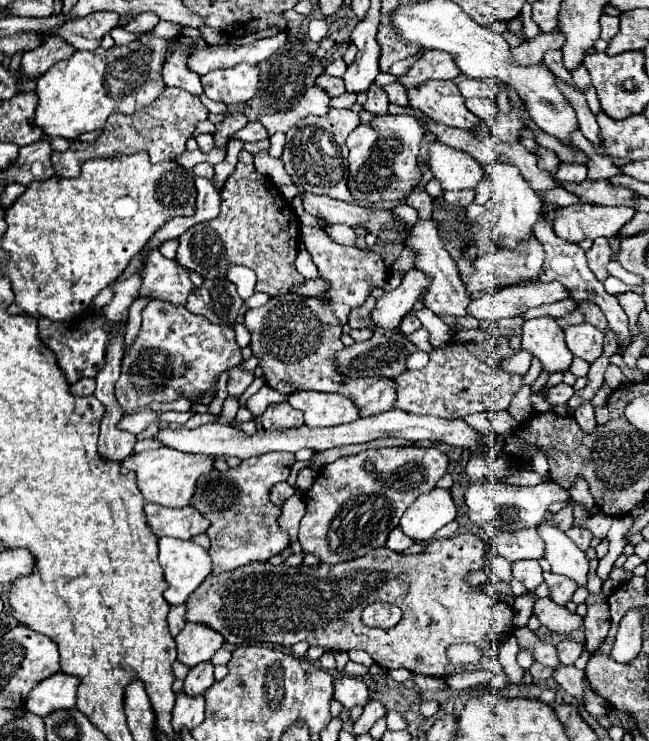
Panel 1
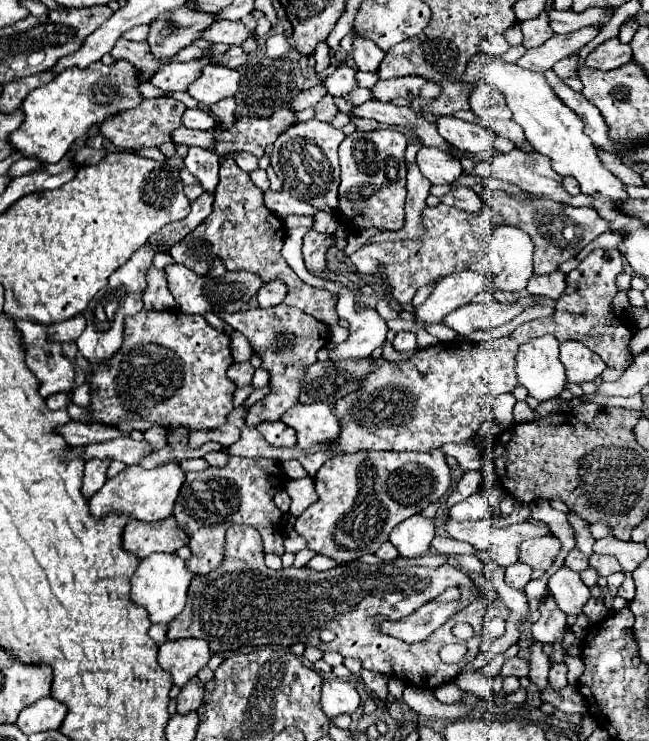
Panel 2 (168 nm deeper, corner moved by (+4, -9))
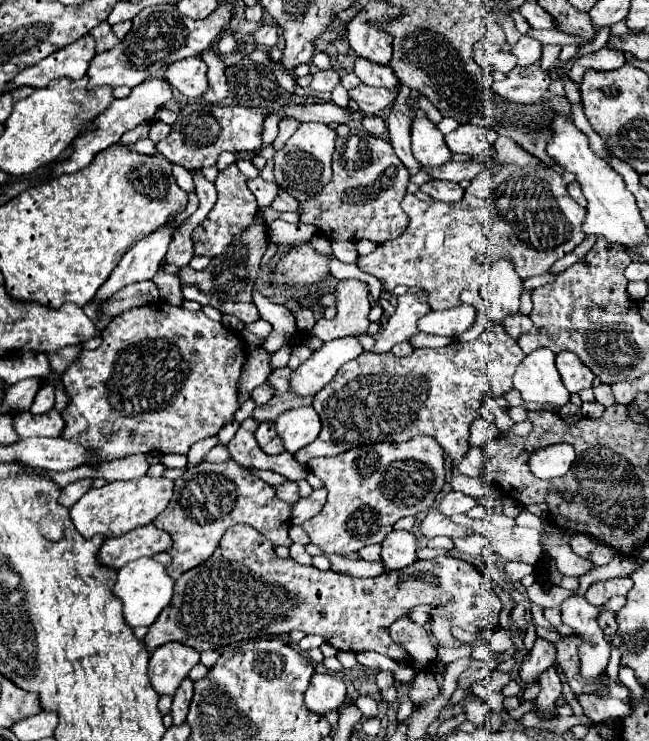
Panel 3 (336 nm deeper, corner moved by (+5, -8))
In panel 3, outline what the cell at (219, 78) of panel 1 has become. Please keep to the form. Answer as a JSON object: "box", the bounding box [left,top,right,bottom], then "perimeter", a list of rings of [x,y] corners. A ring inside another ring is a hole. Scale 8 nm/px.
{"box":[164,57,208,97],"perimeter":[[[188,57],[168,65],[164,79],[186,97],[200,97],[208,89],[206,65],[200,61],[200,57]]]}

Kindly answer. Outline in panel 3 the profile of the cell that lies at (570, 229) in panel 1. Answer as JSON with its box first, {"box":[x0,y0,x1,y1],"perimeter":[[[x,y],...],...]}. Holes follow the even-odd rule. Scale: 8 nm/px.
{"box":[358,137,586,311],"perimeter":[[[510,137],[496,139],[490,165],[496,165],[496,169],[486,169],[484,173],[480,173],[480,177],[476,177],[468,185],[468,189],[464,191],[464,199],[458,203],[440,203],[434,199],[428,203],[416,199],[412,193],[406,193],[402,199],[402,209],[410,217],[408,229],[398,239],[386,241],[378,245],[374,253],[360,257],[358,267],[382,279],[386,291],[392,291],[396,285],[426,289],[434,311],[444,311],[458,305],[460,293],[470,287],[472,273],[482,273],[500,259],[512,261],[520,279],[548,273],[554,261],[562,259],[582,243],[582,221],[586,217],[586,209],[568,195],[566,181],[550,163],[536,159],[534,155],[518,147]]]}

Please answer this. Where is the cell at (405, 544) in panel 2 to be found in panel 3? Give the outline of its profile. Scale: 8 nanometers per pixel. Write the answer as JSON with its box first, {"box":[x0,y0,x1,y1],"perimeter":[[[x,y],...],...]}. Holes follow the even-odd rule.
{"box":[380,531,416,571],"perimeter":[[[392,531],[382,543],[380,561],[384,571],[396,571],[416,561],[416,539],[410,531]]]}

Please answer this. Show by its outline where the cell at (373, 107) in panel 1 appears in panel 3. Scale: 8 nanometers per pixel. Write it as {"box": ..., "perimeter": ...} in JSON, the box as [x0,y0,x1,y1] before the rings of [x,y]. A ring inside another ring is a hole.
{"box":[362,115,386,135],"perimeter":[[[370,115],[370,117],[364,117],[362,119],[362,125],[364,125],[364,129],[370,133],[370,135],[382,135],[384,131],[386,131],[386,123],[384,123],[384,119],[380,117],[380,115]]]}

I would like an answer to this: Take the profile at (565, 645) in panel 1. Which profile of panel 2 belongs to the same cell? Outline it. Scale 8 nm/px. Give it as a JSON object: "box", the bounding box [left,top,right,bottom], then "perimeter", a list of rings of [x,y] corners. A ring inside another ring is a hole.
{"box":[549,662,567,690],"perimeter":[[[563,662],[551,666],[549,682],[551,682],[551,688],[555,688],[555,690],[561,690],[567,684],[567,666]]]}

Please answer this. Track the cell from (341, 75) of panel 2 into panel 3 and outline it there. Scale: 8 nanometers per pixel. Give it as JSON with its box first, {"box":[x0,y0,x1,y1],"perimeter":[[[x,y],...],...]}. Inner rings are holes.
{"box":[310,69,340,95],"perimeter":[[[328,69],[328,71],[316,71],[316,73],[312,73],[310,87],[316,93],[320,93],[320,95],[328,95],[338,83],[340,83],[338,73],[334,69]]]}

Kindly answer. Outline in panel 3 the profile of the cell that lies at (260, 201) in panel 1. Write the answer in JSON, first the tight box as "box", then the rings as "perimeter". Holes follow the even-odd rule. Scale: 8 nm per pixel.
{"box":[192,163,258,257],"perimeter":[[[234,163],[228,165],[222,173],[218,173],[218,179],[214,181],[214,185],[218,189],[218,201],[212,207],[212,211],[208,213],[208,217],[202,221],[202,225],[196,227],[194,233],[192,233],[194,253],[196,255],[206,255],[206,257],[220,255],[226,249],[226,245],[230,245],[234,235],[238,235],[242,229],[252,225],[254,213],[258,209],[252,191],[246,187],[246,177],[238,171],[238,167]]]}

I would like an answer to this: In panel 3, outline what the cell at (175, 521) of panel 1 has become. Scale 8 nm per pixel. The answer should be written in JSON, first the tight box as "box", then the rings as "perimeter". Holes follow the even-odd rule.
{"box":[98,523,172,569],"perimeter":[[[152,523],[132,529],[122,537],[106,539],[104,545],[98,551],[98,561],[104,567],[120,569],[126,563],[140,559],[140,557],[152,557],[156,553],[162,553],[172,545],[172,539],[166,531],[156,529]]]}

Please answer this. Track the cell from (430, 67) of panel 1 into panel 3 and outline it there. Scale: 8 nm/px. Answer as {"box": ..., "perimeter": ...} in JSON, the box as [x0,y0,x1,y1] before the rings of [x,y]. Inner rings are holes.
{"box":[348,85,396,115],"perimeter":[[[358,85],[354,89],[348,91],[348,97],[354,99],[360,107],[362,113],[366,115],[376,115],[382,109],[386,109],[388,105],[394,103],[396,91],[392,89],[384,89],[384,87],[368,87],[368,85]]]}

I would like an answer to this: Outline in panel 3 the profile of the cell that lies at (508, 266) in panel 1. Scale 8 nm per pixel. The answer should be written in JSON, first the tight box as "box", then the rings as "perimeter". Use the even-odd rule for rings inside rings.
{"box":[372,291,430,353],"perimeter":[[[424,291],[420,297],[416,295],[400,295],[396,311],[390,315],[386,327],[378,333],[376,343],[372,347],[374,353],[386,353],[392,349],[392,345],[400,341],[408,341],[412,335],[416,335],[416,323],[420,317],[430,313],[428,305],[428,293]]]}

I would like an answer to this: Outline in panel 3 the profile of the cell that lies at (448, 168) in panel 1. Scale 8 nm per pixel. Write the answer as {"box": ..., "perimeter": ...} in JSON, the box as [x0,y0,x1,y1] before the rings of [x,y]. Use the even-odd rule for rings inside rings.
{"box":[410,117,452,167],"perimeter":[[[428,117],[412,119],[410,137],[412,137],[412,153],[420,163],[428,167],[438,167],[450,161],[452,151],[446,147],[444,135]]]}

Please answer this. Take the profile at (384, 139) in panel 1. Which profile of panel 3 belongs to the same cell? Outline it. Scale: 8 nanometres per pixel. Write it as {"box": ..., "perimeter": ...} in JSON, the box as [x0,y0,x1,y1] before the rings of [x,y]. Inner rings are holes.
{"box":[300,129,408,245],"perimeter":[[[350,129],[348,135],[336,139],[330,183],[302,205],[300,223],[318,227],[318,233],[328,241],[358,243],[368,239],[380,245],[396,239],[408,227],[408,215],[400,207],[408,179],[408,169],[404,169],[388,141],[374,135],[368,137],[364,129]]]}

